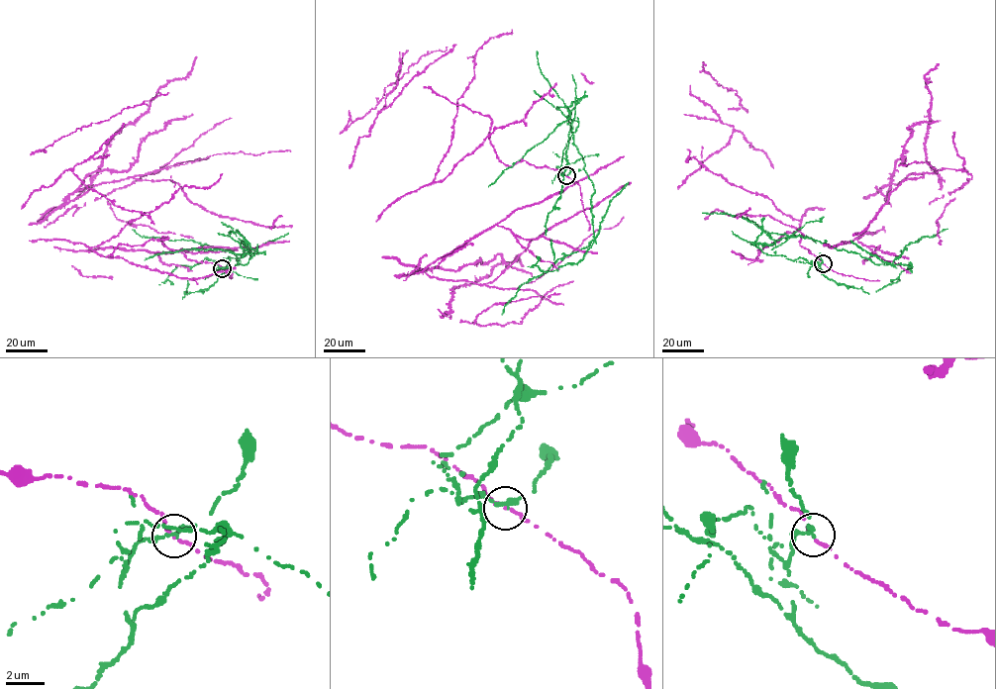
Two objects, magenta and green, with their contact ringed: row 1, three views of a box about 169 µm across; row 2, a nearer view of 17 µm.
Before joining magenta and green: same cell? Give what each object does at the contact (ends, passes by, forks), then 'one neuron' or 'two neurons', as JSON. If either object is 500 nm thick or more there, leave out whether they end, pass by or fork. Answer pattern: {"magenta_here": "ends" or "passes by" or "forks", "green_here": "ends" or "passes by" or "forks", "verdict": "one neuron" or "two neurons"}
{"magenta_here": "passes by", "green_here": "ends", "verdict": "two neurons"}

